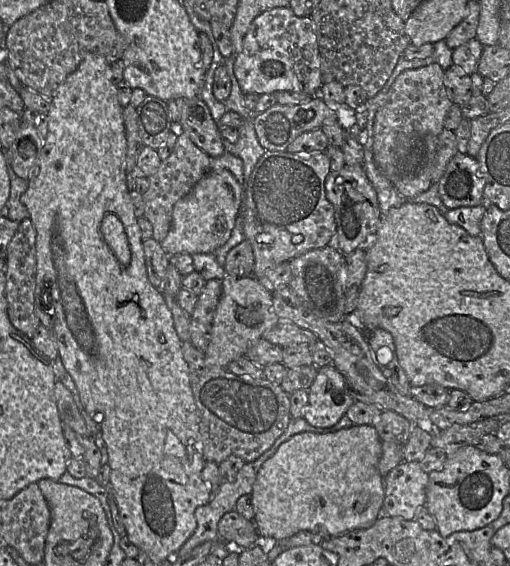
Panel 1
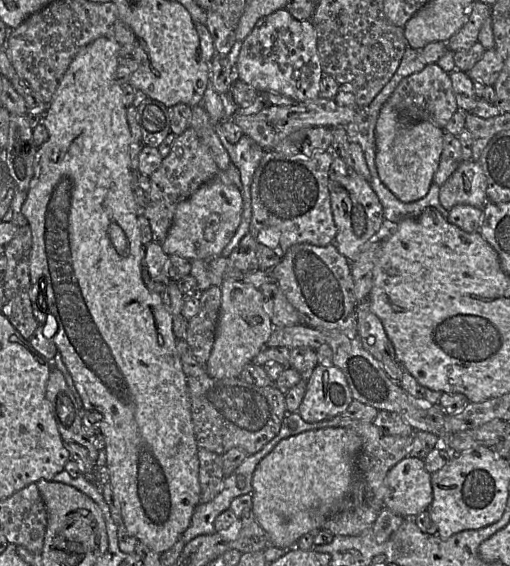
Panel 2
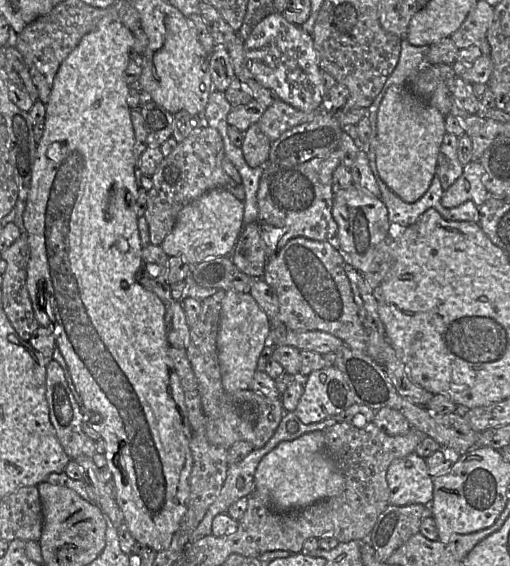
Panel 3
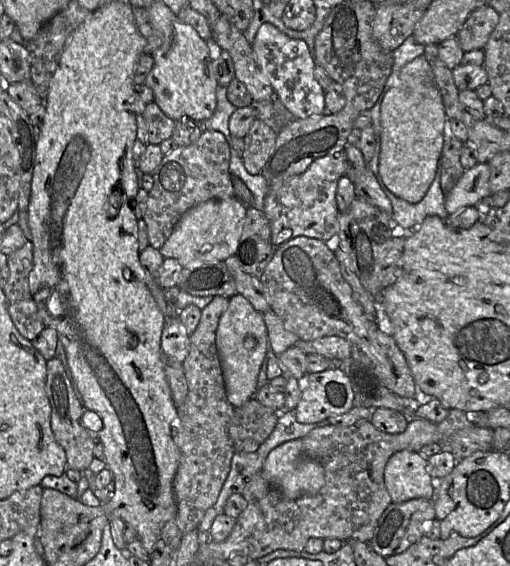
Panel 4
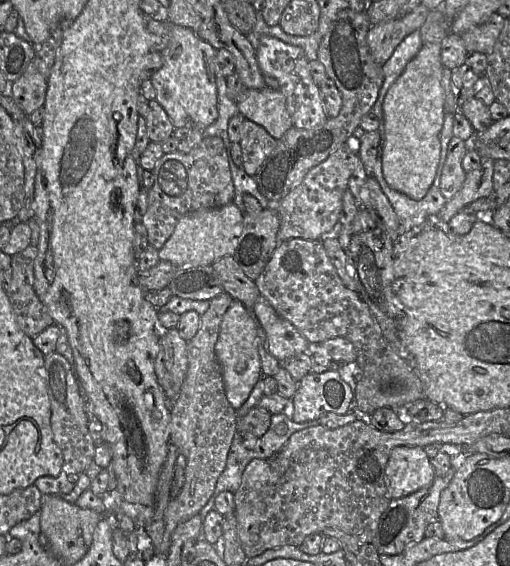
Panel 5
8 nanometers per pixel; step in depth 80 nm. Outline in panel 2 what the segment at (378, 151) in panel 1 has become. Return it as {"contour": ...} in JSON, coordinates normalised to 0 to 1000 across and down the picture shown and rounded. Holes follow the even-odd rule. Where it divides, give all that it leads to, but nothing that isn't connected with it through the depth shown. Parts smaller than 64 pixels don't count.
{"contour":[[[857,111],[837,113],[825,125],[790,138],[757,180],[771,187],[792,212],[843,214],[867,228],[898,194],[880,129]]]}

